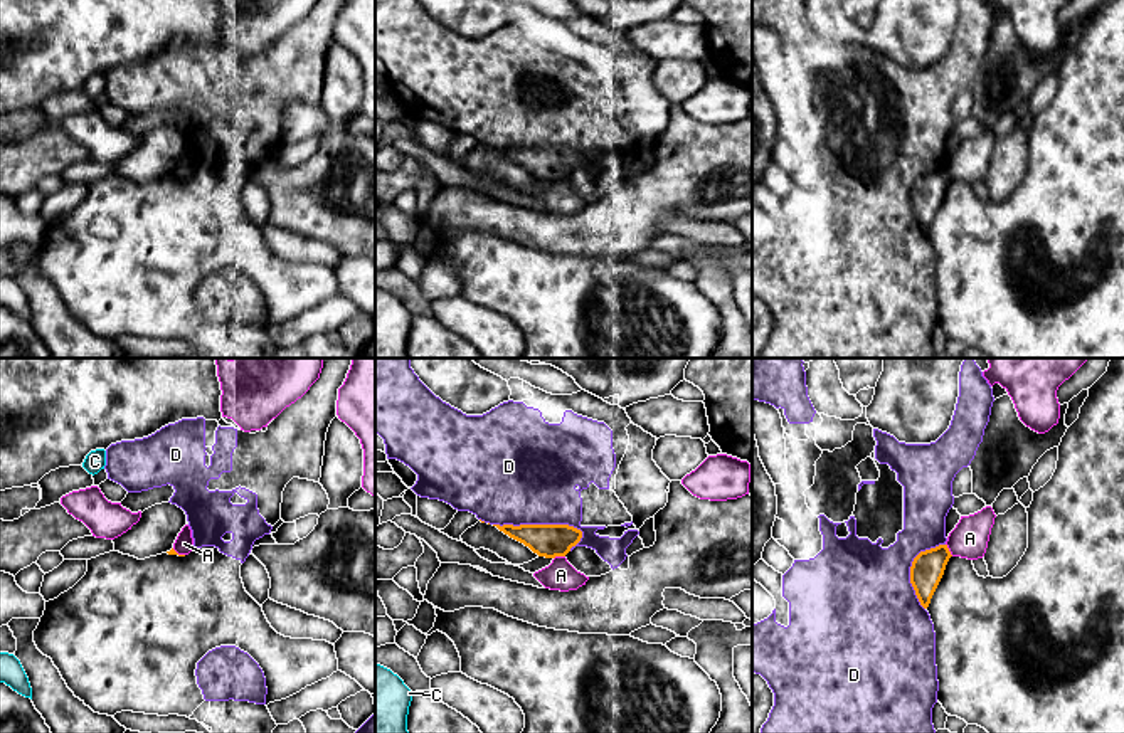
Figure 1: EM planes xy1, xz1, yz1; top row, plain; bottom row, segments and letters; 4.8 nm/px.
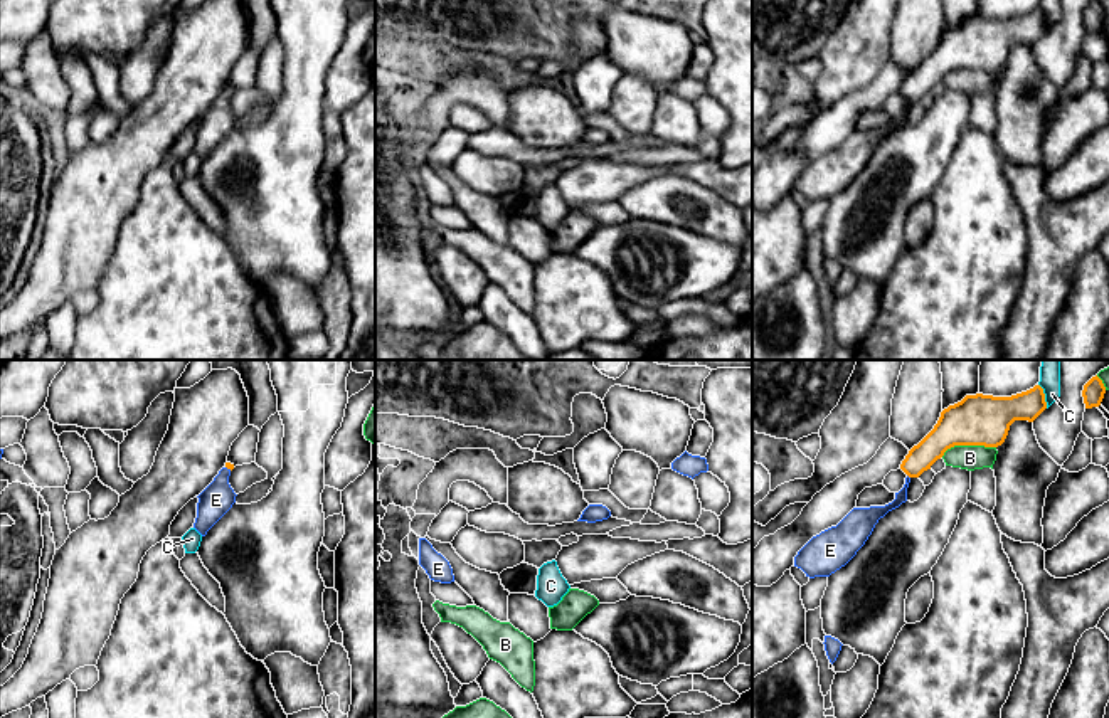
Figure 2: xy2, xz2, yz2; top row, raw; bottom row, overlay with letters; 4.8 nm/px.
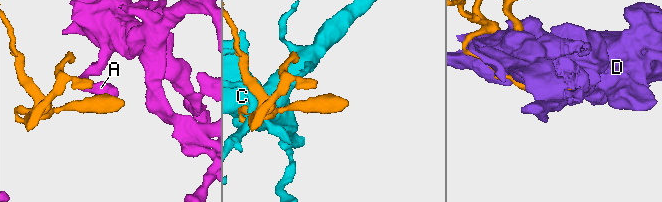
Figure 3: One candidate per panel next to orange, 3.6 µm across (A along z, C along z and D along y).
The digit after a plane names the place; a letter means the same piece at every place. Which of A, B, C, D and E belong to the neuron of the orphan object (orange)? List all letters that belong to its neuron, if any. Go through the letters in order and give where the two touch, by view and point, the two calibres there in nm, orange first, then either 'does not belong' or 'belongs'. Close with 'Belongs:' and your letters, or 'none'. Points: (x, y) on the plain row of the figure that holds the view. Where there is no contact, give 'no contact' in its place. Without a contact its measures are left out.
A: contact yz1 (948, 174); calibres 160 and 180 nm; does not belong
B: contact yz2 (968, 68); calibres 240 and 120 nm; does not belong
C: contact yz2 (1044, 19); calibres 180 and 90 nm; does not belong
D: contact xz1 (540, 148); calibres 160 and 480 nm; does not belong
E: contact xy2 (229, 91); calibres 30 and 160 nm; belongs
Belongs: E

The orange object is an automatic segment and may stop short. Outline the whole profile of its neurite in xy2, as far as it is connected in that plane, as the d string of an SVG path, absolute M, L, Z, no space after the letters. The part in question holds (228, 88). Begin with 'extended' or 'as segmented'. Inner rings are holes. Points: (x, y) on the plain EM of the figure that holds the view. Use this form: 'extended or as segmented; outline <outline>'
extended; outline M226 86L214 104L197 119L197 141L194 151L205 160L207 155L232 131L236 116L229 108L234 87Z

